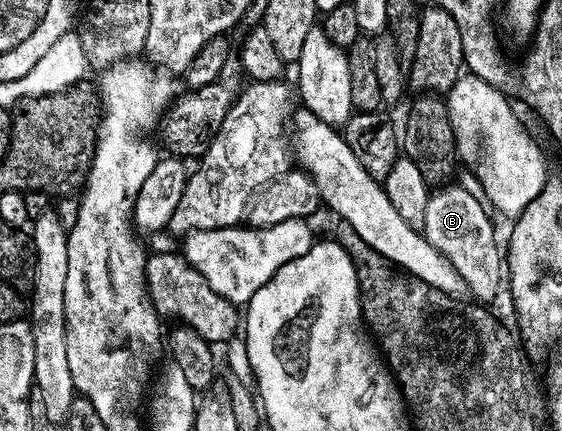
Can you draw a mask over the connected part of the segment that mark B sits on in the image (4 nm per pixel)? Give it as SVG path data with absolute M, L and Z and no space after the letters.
M442 186L431 191L421 231L429 244L440 250L448 262L452 262L456 274L464 278L467 289L471 293L474 291L482 300L490 300L497 294L498 287L504 284L504 256L501 251L498 253L491 213L487 205L482 200L472 198L468 190L460 186L450 187Z

